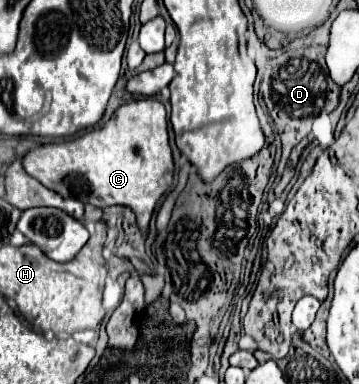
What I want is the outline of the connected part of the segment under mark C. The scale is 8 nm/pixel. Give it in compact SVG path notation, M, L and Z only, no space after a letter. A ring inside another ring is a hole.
M152 97L128 101L106 123L88 129L84 135L28 151L22 165L28 175L62 197L76 197L96 207L130 207L136 213L138 227L146 233L158 199L172 187L174 161L168 143L166 109Z

